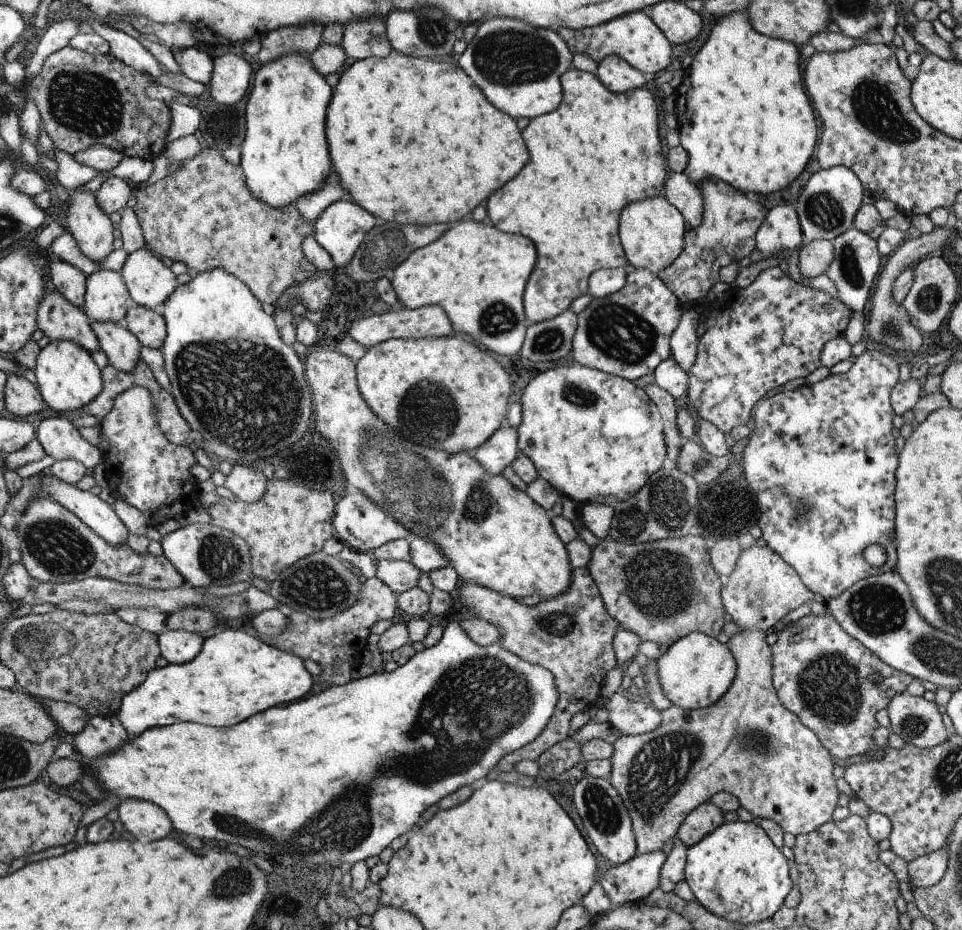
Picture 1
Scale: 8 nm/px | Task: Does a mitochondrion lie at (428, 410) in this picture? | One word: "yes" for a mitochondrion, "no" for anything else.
yes

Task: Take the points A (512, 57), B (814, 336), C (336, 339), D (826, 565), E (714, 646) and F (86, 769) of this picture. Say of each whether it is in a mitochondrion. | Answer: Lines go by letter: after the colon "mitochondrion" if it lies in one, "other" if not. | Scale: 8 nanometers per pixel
A: mitochondrion
B: other
C: other
D: other
E: other
F: other

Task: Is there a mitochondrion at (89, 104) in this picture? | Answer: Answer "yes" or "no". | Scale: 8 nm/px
yes

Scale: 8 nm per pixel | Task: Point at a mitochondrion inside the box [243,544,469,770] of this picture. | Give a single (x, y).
(316, 586)

